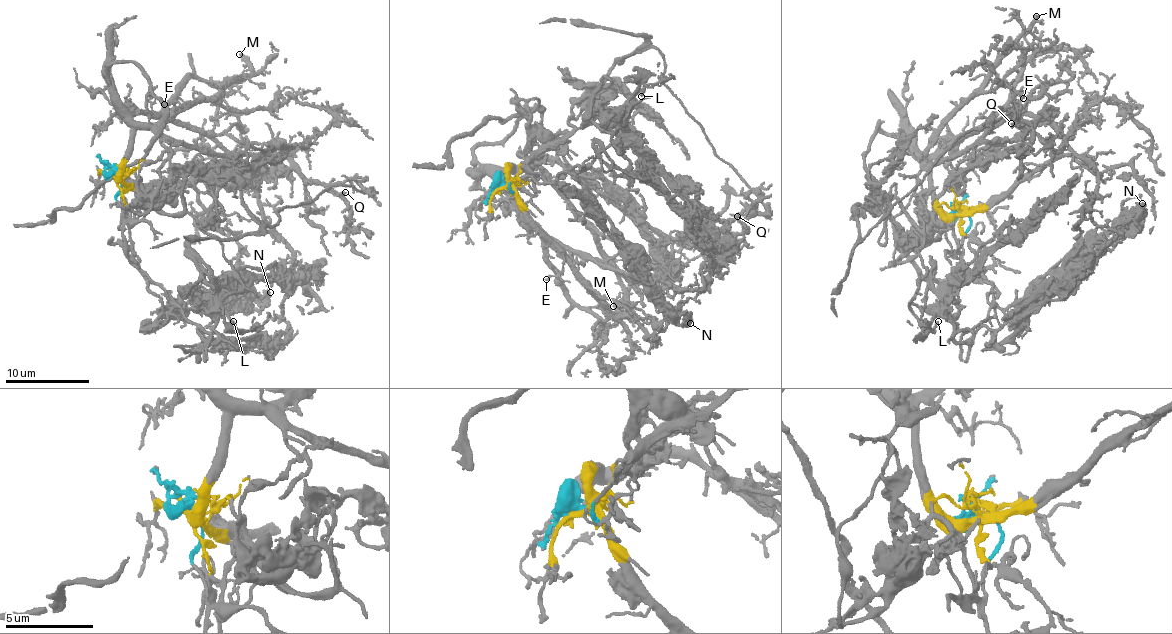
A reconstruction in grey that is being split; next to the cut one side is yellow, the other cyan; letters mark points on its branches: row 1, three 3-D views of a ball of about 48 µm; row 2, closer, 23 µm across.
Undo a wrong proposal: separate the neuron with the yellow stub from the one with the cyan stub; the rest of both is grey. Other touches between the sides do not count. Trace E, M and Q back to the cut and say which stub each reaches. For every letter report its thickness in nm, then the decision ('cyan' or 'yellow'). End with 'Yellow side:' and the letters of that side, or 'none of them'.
E: 160 nm | yellow
M: 340 nm | yellow
Q: 150 nm | yellow
Yellow side: E, M, Q

